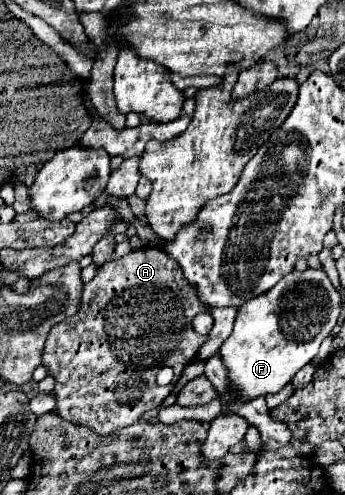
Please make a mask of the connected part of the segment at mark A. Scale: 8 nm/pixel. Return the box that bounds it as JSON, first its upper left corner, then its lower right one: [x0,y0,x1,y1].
[43,247,209,437]

